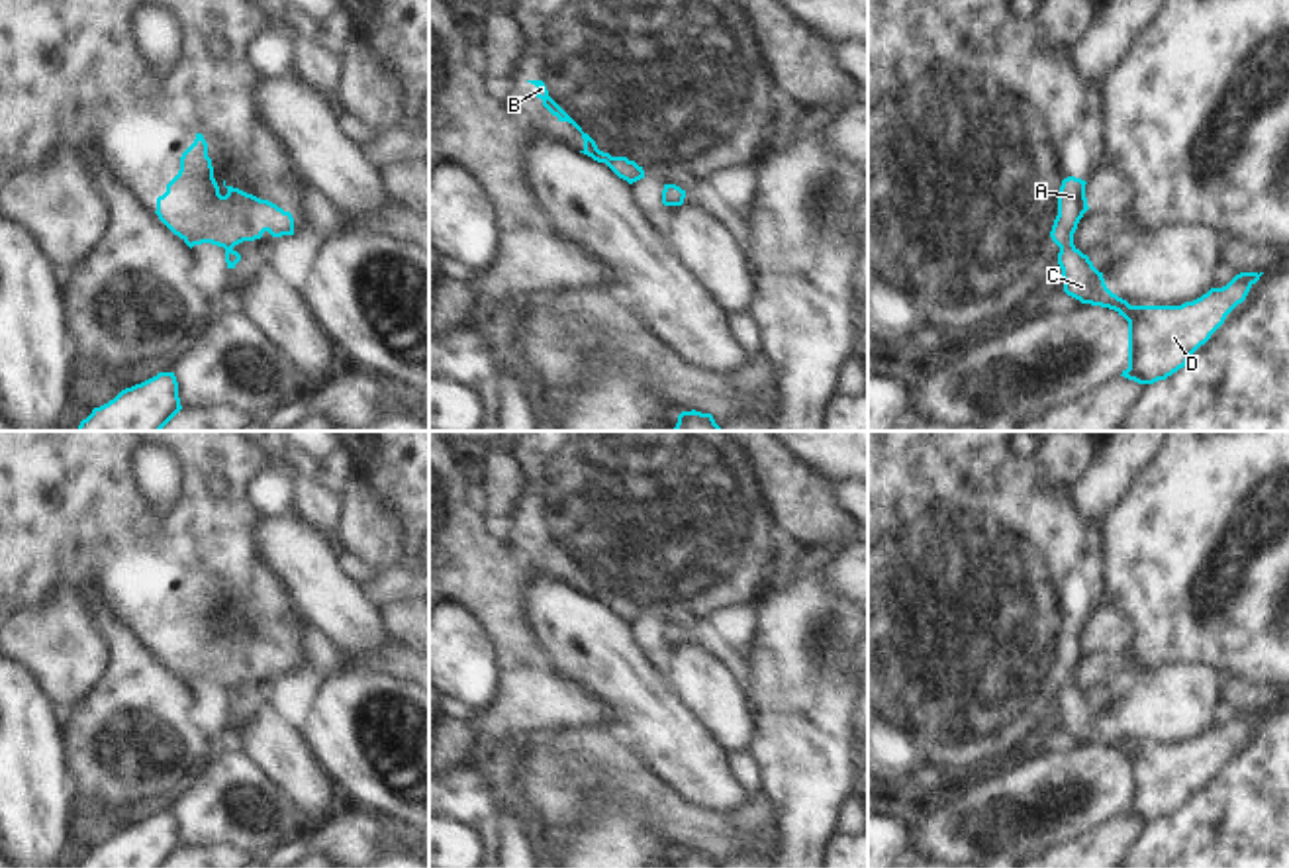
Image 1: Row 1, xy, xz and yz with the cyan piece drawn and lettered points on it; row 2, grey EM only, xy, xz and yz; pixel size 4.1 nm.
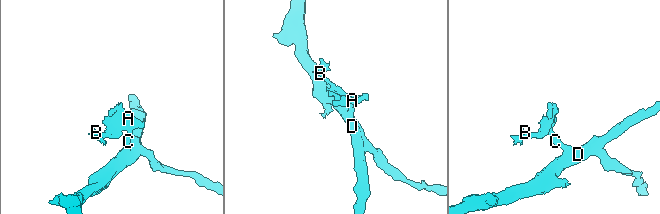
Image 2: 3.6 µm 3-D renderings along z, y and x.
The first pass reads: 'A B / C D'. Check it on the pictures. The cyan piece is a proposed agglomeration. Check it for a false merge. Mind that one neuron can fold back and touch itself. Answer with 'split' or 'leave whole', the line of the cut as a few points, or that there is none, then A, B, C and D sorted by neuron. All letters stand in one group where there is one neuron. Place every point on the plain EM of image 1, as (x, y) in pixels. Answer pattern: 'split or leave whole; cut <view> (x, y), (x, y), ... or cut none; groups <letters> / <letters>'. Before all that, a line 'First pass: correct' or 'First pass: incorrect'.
First pass: correct
split; cut yz (1072, 680), (1060, 688); groups A B / C D

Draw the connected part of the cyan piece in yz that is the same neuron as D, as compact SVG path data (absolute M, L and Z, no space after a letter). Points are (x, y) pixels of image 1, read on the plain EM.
M1068 682L1058 692L1062 707L1064 731L1081 743L1115 748L1128 760L1128 807L1121 815L1138 823L1154 823L1166 819L1187 803L1191 794L1205 784L1211 774L1224 762L1226 754L1246 739L1250 727L1264 711L1240 711L1226 725L1211 727L1207 733L1181 745L1130 745L1126 739L1113 733L1087 694L1074 682Z

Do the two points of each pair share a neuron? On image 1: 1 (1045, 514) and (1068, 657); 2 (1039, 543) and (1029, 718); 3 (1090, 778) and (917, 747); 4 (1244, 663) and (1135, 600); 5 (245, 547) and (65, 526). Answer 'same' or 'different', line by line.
1: same
2: same
3: different
4: same
5: same

